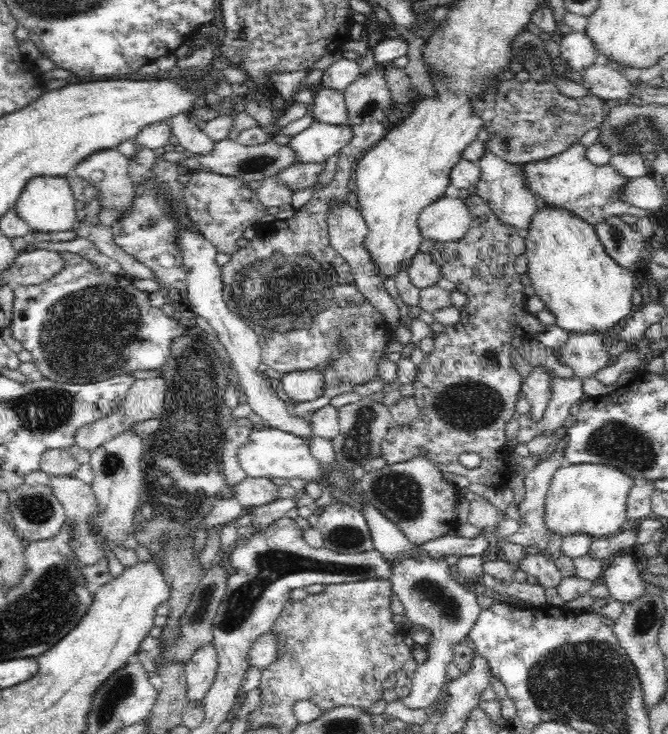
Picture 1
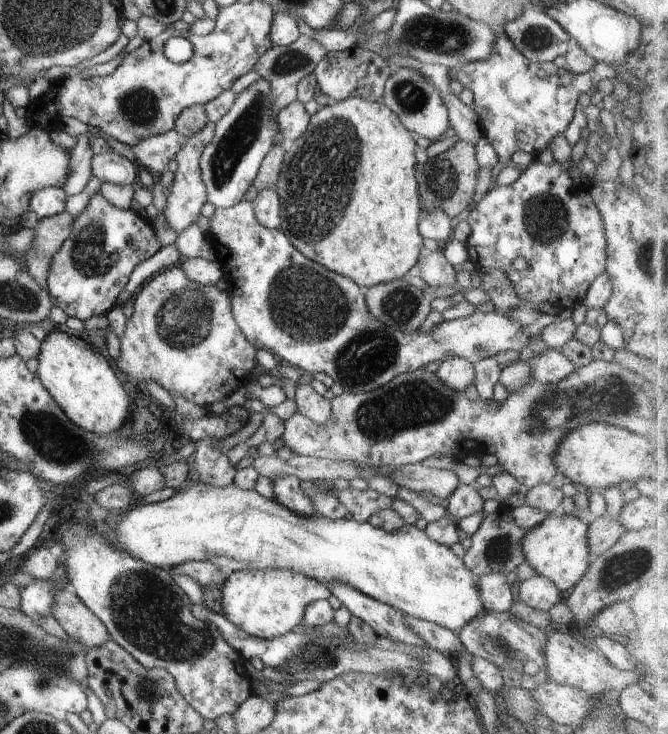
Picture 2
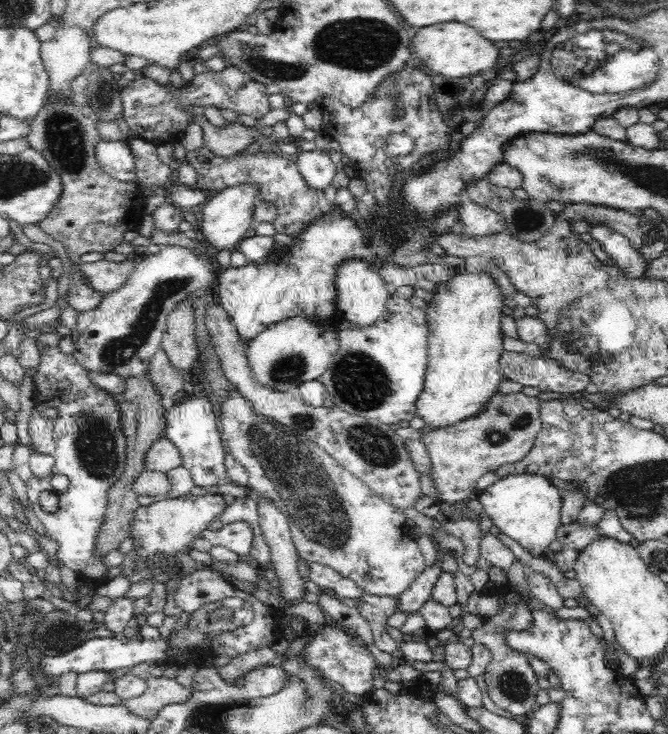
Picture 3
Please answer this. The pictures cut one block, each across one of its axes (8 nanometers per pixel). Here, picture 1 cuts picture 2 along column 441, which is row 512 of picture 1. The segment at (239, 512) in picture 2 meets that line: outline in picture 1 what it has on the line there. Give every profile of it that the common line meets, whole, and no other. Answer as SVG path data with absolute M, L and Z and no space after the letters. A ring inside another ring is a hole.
M578 464L561 467L552 478L544 505L544 524L550 534L560 536L576 535L579 533L590 535L593 539L612 537L621 531L626 522L626 501L632 485L637 482L614 467L602 464Z

